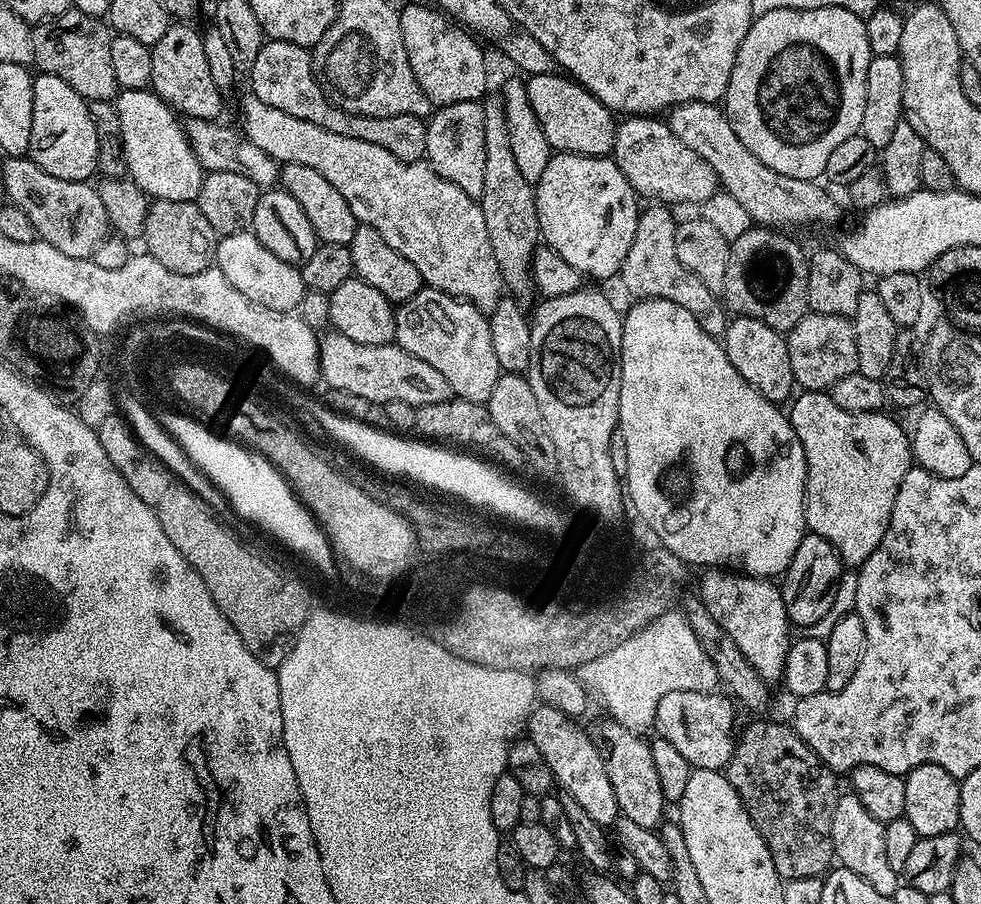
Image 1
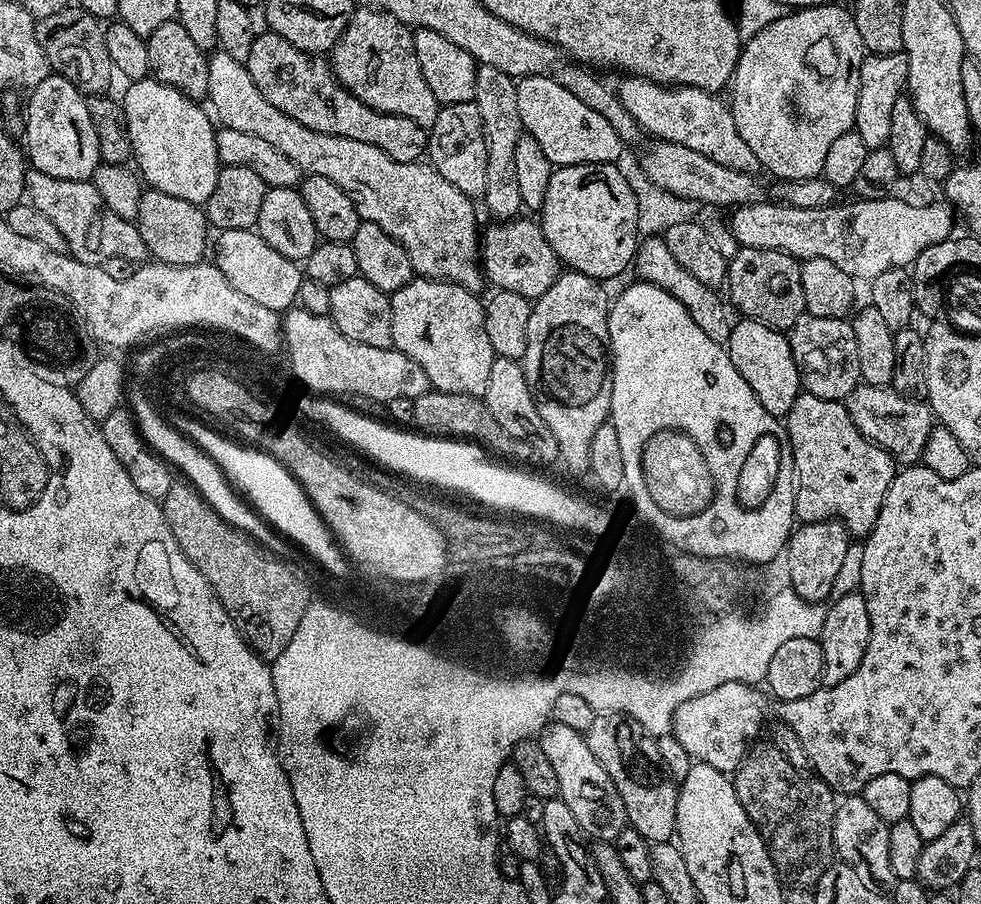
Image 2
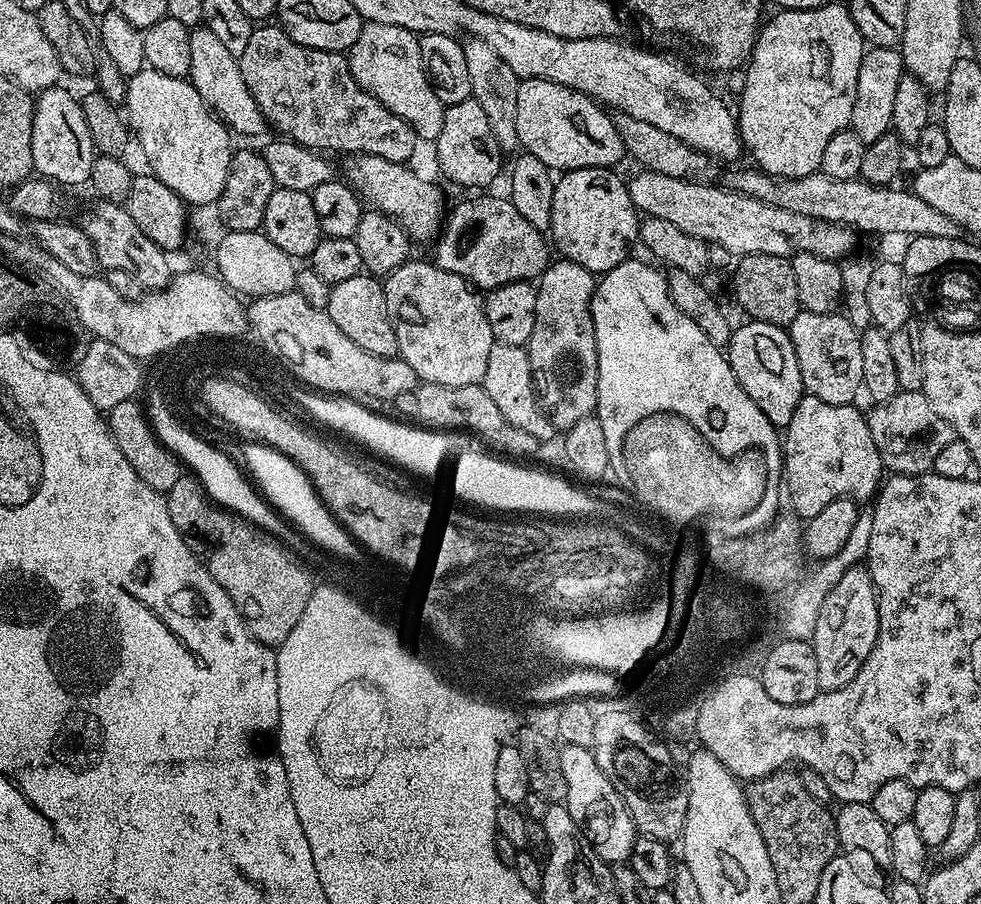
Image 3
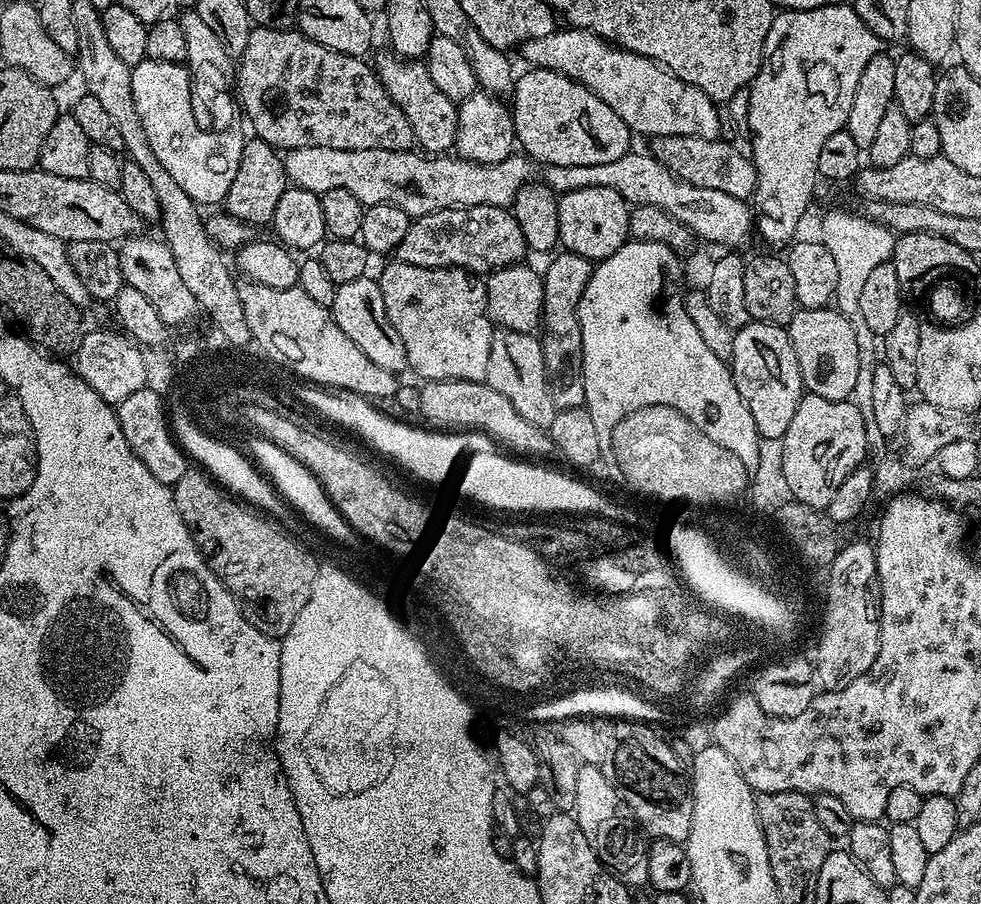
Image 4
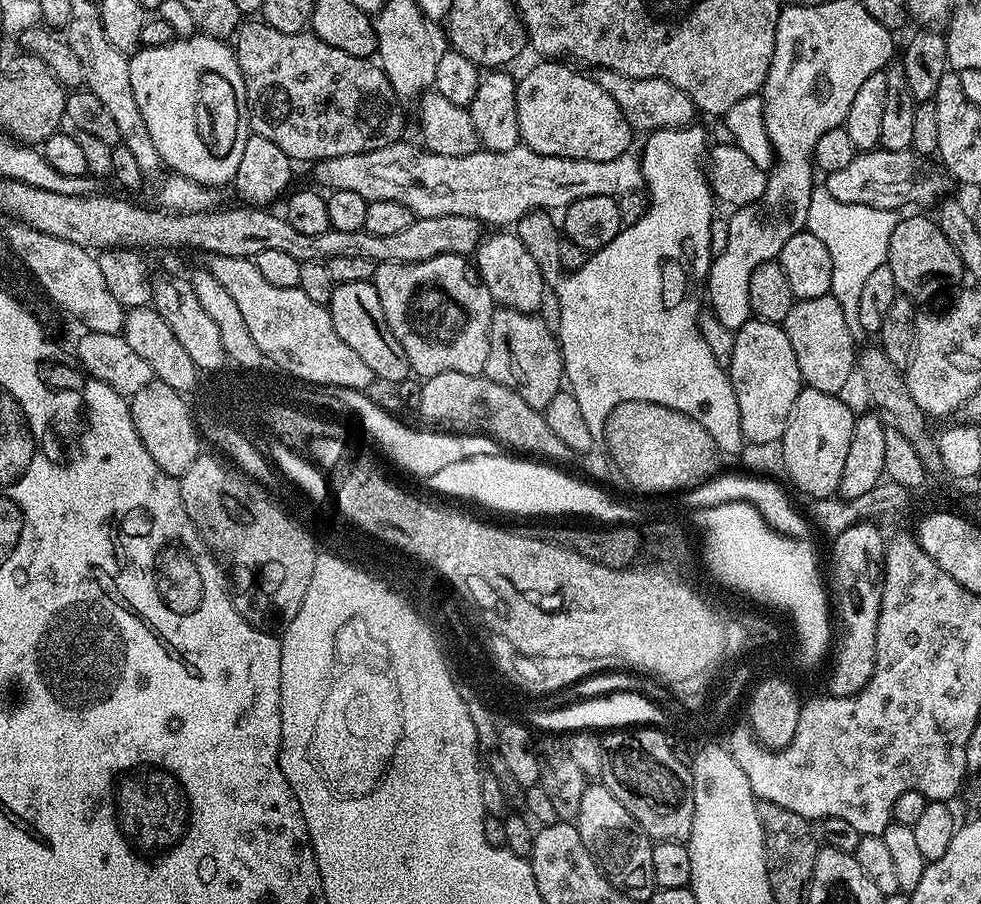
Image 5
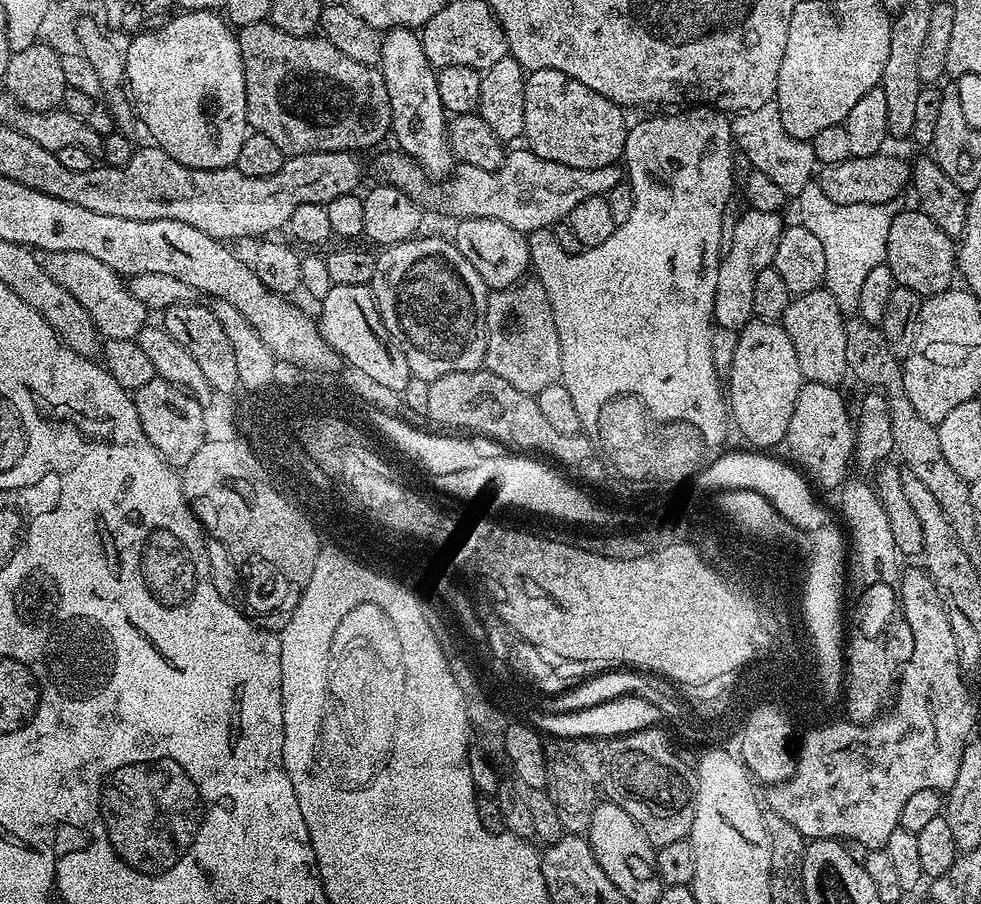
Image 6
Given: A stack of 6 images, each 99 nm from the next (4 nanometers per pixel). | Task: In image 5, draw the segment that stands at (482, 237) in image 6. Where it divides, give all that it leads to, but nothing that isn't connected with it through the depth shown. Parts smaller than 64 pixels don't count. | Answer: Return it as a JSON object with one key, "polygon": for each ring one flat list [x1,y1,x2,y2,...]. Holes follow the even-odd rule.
{"polygon":[[496,230,493,232,496,232,493,236,485,235,481,239,480,246,474,253,474,267,480,273,486,290,490,290,493,301,499,307,513,308,519,312,539,313,540,307,544,304,546,285,538,262,534,262,530,250,522,246,515,231]]}

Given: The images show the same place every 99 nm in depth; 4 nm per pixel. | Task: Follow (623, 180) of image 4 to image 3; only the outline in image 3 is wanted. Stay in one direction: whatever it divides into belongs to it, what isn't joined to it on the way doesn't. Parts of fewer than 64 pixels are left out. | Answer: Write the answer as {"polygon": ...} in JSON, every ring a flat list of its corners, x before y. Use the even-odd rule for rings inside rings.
{"polygon":[[640,170,637,173,633,180,627,181,628,193,637,213,645,217,666,218,666,222,674,222,678,230,686,230,686,234,707,245,726,246,726,250,730,250,736,258,750,254,774,254,791,258,799,252,809,252,827,260,839,261,849,255,847,252,858,239,857,233,843,224,827,224,802,214,790,214,790,210,758,202,758,198,734,192,727,186,715,188,712,184,679,180,657,172]]}

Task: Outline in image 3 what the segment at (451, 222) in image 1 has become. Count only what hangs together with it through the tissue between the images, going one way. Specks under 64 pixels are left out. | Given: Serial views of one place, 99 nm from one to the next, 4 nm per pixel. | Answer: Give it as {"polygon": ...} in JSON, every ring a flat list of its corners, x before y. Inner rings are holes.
{"polygon":[[203,26,191,29,190,64,187,79,191,80,209,109,219,116,237,137,260,136,264,131,269,131,268,121,264,119,262,110,258,110,258,102,254,102,254,94,250,94,242,78,239,59,230,54,226,46,222,46,222,41,214,35,214,30],[352,154,345,160,348,161,344,164,343,179,351,184,357,196,369,209,398,221,404,227,409,241,435,241,446,219,446,204,444,208,444,196,438,185,423,180,418,173,411,172,411,167,395,164,386,158]]}

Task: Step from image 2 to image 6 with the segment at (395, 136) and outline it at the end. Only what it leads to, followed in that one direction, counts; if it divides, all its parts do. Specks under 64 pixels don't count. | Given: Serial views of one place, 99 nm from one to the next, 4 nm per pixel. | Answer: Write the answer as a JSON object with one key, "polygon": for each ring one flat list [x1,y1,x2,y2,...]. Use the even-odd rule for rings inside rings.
{"polygon":[[271,22,251,24,239,29,236,41,242,54,242,66,246,78,246,114,248,115,249,129,253,132,266,134,266,138,270,138,270,142,274,142,274,146,278,146,278,150,282,150,285,157,297,156,303,152,355,152,360,154,363,153,363,148,372,148,375,144,382,143,384,139,386,141,389,139,392,130,390,94,386,90,386,82,379,67,354,62,354,58,346,58,346,54,342,54,342,50,338,50,338,46,325,40,323,35,295,36,294,34,286,34,275,28]]}

